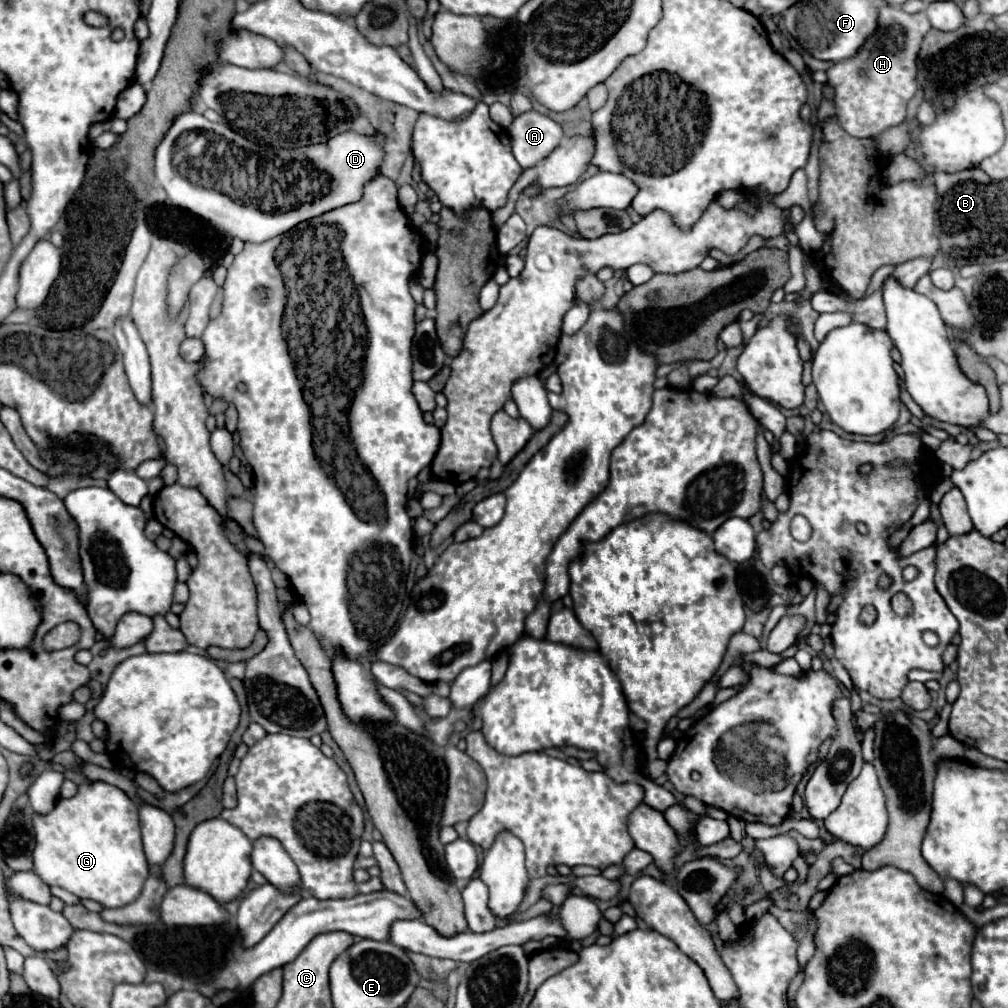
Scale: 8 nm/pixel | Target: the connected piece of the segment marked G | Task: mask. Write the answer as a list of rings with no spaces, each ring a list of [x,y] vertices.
[[[105,782],[81,784],[73,798],[61,798],[47,816],[33,814],[35,840],[33,870],[49,886],[61,886],[79,898],[91,898],[103,908],[135,902],[149,876],[141,846],[139,808],[129,796]]]

